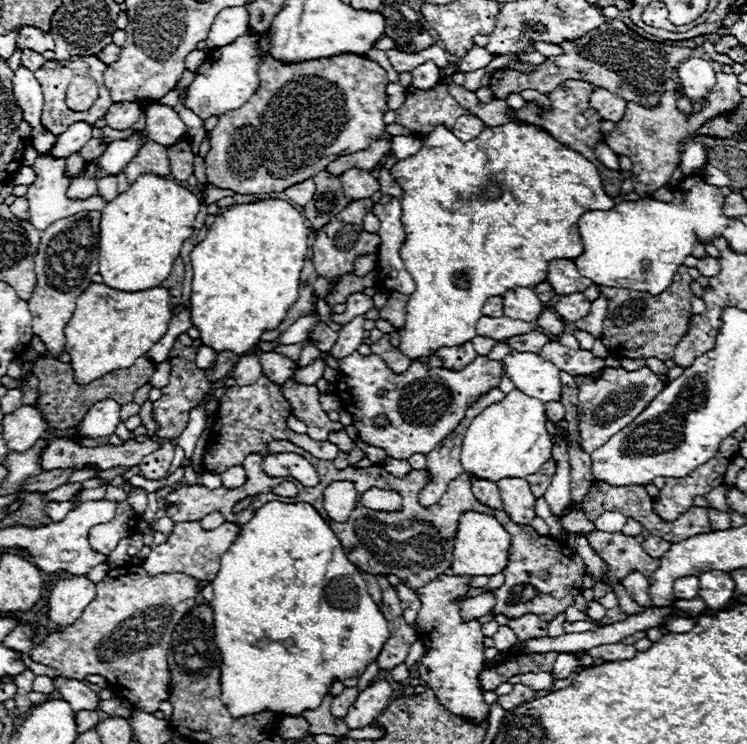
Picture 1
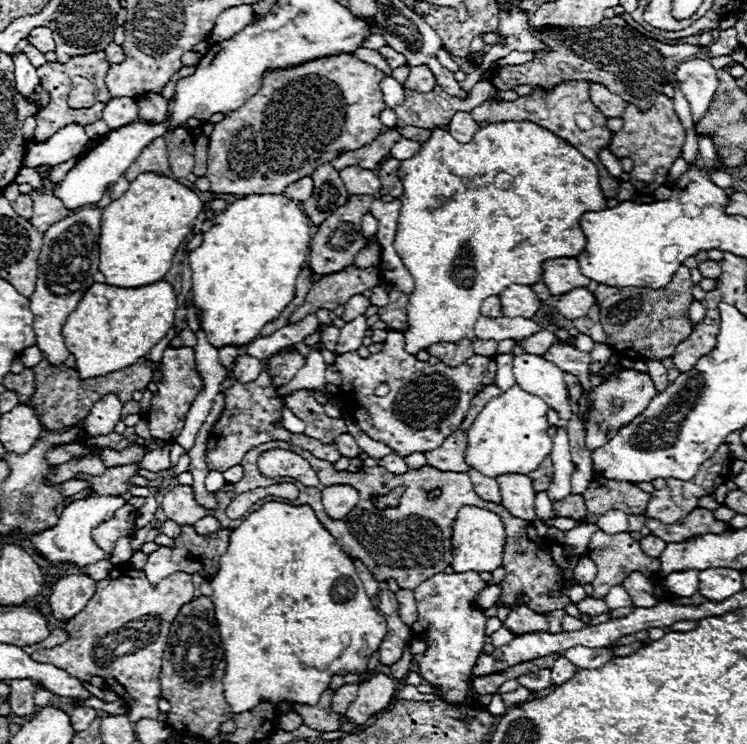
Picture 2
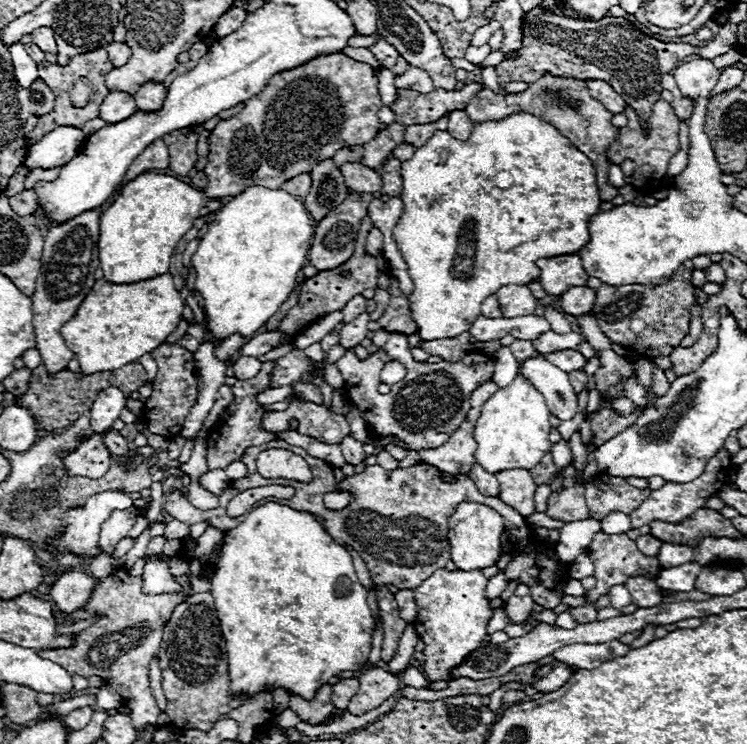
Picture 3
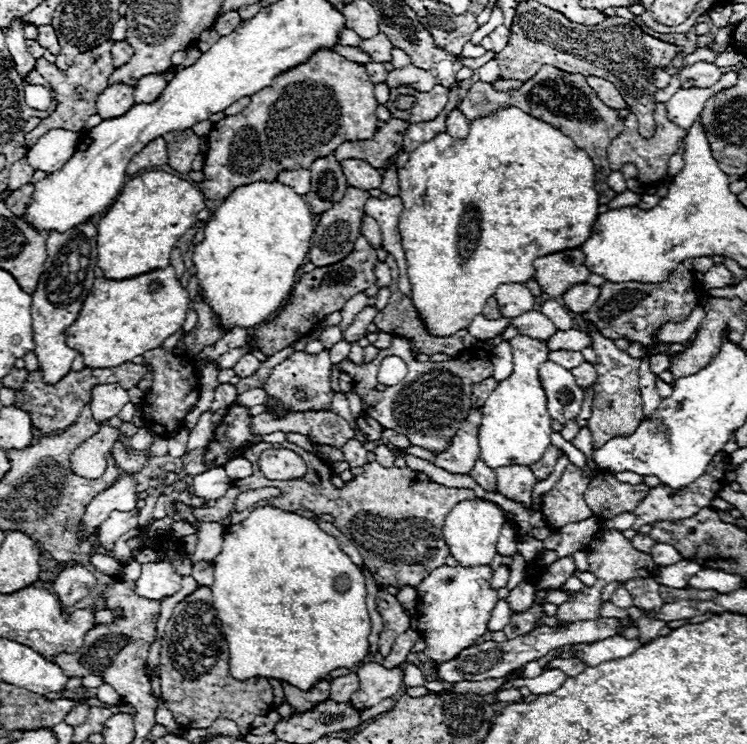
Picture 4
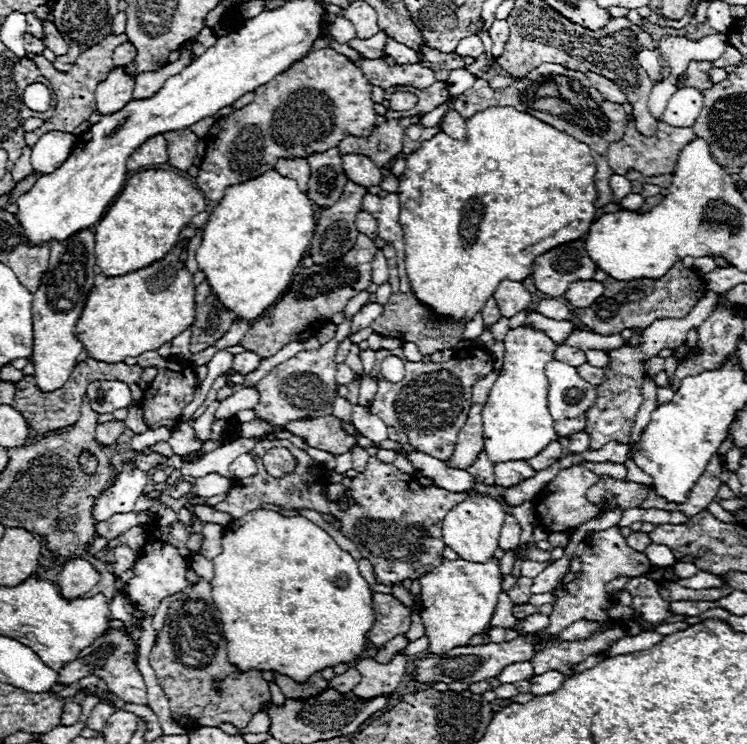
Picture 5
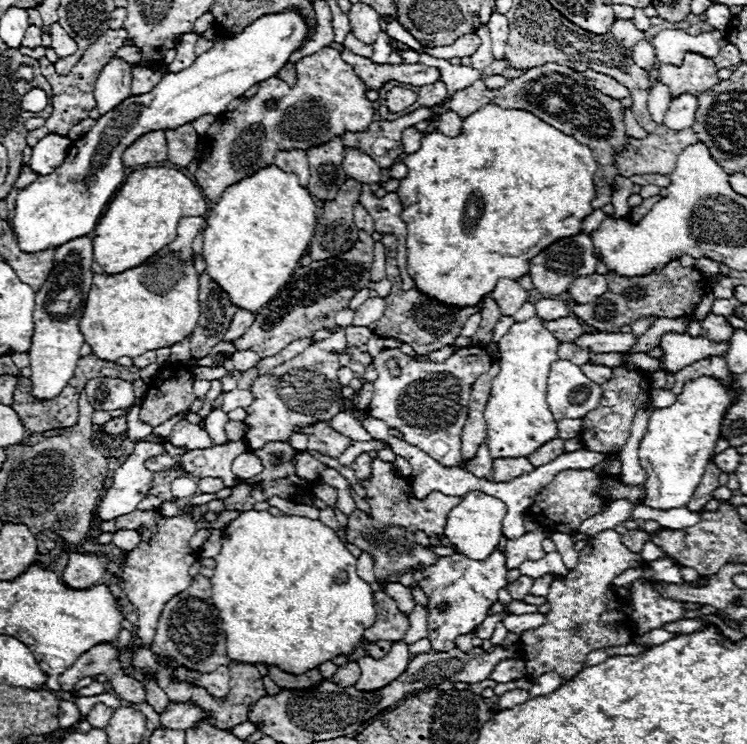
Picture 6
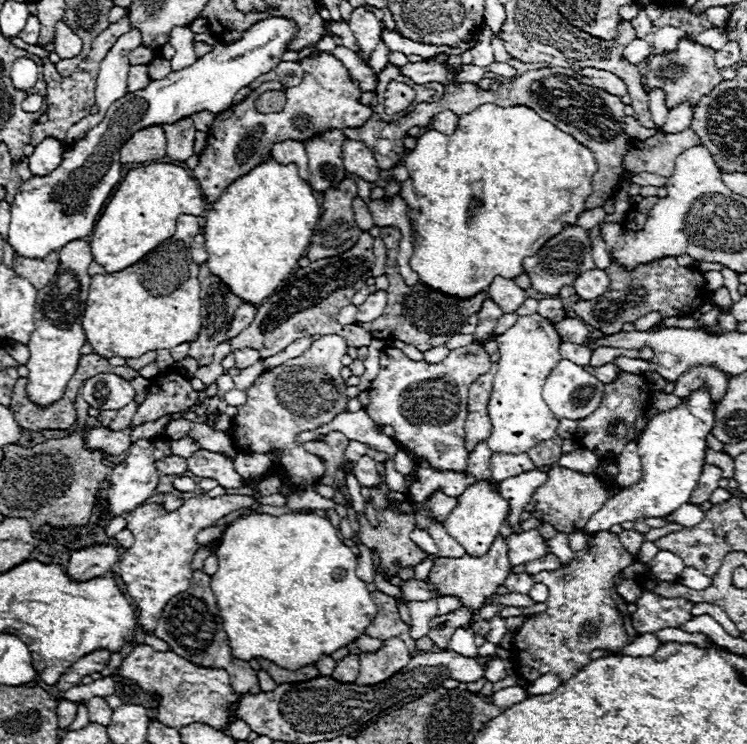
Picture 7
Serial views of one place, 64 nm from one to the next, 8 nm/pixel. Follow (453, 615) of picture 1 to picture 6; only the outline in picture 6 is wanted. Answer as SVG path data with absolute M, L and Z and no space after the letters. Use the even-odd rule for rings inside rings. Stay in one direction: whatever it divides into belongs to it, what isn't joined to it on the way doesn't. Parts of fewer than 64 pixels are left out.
M498 548L488 556L488 560L470 560L462 554L442 556L434 566L426 568L424 578L420 580L420 588L428 598L428 640L434 652L446 652L448 648L456 646L456 638L460 634L472 634L484 618L488 618L488 610L498 600L496 592L506 588L506 564L504 554ZM438 604L448 604L444 610Z

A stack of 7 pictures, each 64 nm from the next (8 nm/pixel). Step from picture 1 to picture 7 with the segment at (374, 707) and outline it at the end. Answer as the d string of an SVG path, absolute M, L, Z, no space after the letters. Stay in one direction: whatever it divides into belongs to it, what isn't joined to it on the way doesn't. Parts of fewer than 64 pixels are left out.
M388 640L376 654L360 652L360 676L356 680L358 686L374 686L380 682L386 682L396 672L400 672L408 662L412 654L406 648L404 640Z

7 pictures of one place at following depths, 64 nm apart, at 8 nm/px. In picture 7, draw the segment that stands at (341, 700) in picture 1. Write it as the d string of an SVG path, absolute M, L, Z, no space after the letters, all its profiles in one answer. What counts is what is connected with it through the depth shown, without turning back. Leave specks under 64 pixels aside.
M350 654L350 656L346 656L346 658L342 658L342 660L336 662L336 670L334 670L332 678L338 680L338 682L342 682L342 684L352 684L352 682L356 682L358 672L360 672L358 656Z

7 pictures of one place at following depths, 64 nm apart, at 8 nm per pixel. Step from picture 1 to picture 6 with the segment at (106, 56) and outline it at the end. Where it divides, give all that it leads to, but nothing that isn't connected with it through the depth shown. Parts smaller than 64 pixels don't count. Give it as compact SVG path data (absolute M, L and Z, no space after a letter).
M120 46L116 50L116 58L124 60L128 64L138 64L138 60L140 60L140 48L136 48L136 46Z

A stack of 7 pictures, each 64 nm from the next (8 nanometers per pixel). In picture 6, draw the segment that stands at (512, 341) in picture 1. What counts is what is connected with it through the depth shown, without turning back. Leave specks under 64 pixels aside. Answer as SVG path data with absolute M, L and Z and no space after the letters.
M586 332L574 340L574 344L578 344L588 352L626 352L626 348L630 348L634 342L636 338L632 334L622 334L622 332L614 332L614 334Z

